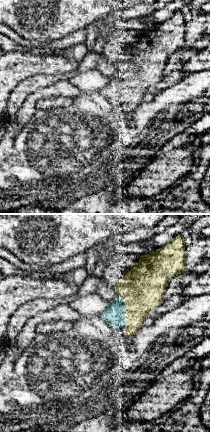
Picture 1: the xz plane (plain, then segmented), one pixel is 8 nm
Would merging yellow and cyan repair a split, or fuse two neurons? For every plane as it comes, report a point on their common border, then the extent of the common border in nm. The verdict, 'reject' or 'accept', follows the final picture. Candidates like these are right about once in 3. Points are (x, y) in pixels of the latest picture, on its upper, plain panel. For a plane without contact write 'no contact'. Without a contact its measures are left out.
meets yellow at (125, 87); contact 300 nm long

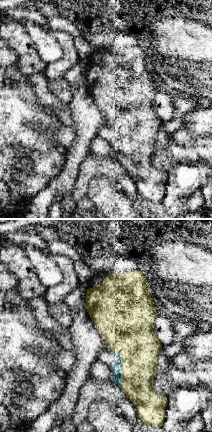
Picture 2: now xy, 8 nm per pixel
meets yellow at (121, 141); contact 340 nm long

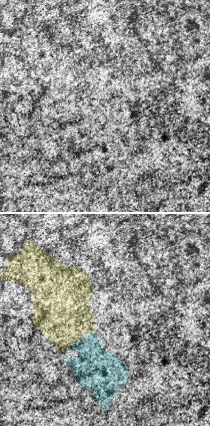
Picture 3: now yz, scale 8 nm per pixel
meets yellow at (80, 114); contact 260 nm long

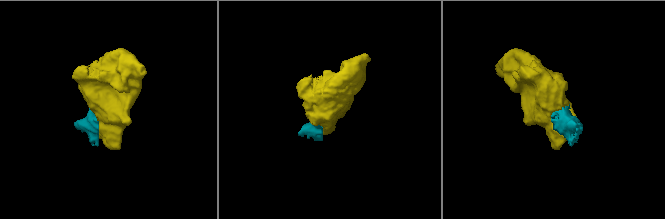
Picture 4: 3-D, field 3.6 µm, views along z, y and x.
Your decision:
accept

